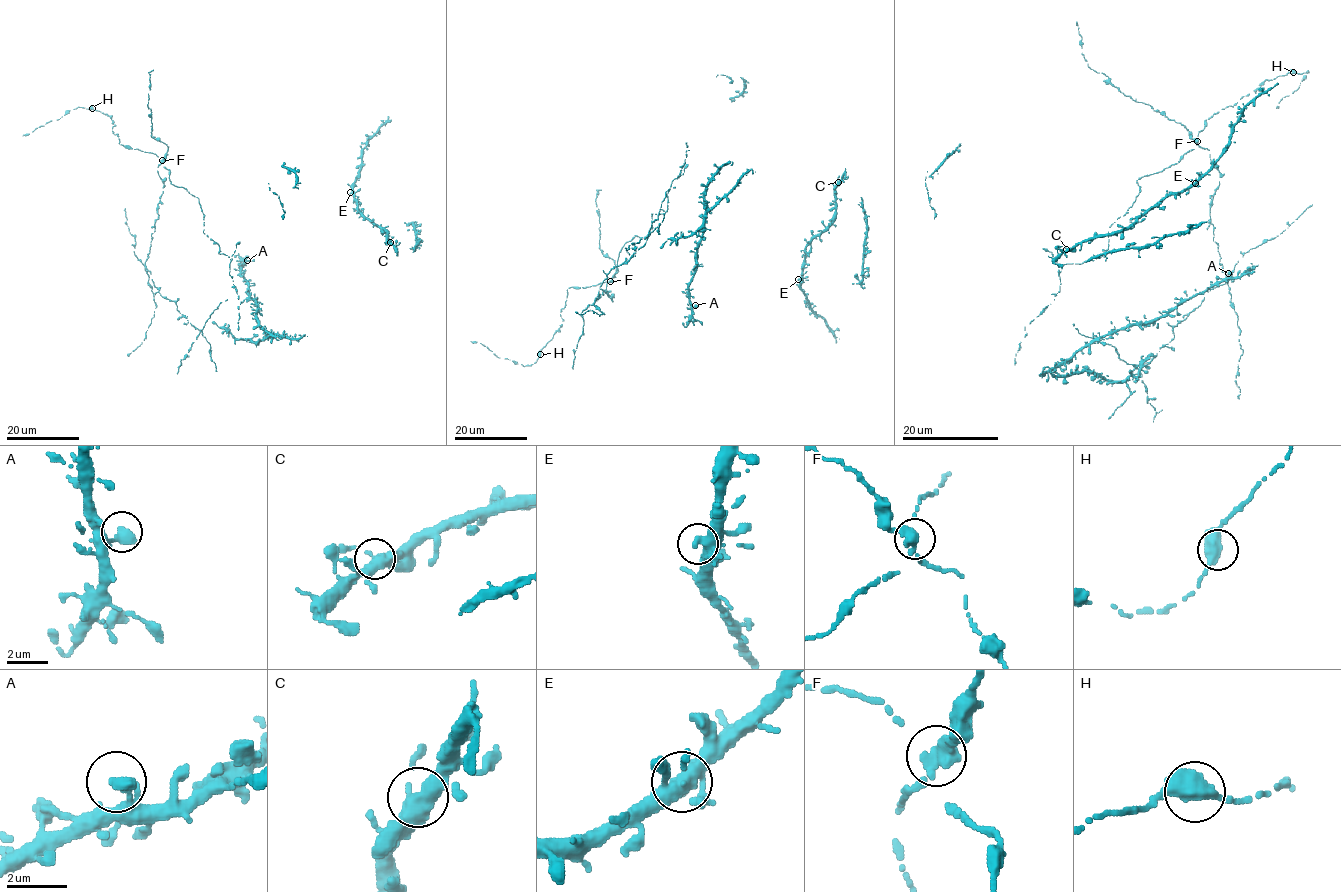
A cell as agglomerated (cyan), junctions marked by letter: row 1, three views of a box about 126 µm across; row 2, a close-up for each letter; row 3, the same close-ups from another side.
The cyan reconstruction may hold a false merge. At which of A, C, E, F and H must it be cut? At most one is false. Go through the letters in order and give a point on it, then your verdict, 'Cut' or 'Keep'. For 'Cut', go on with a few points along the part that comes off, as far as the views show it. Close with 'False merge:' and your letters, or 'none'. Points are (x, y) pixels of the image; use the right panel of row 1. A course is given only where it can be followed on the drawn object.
A: Place: (1228, 273). Keep
C: Place: (1066, 249). Keep
E: Place: (1195, 183). Keep
F: Place: (1197, 141). Cut. Course of the part to remove: (1197, 141), (1220, 173), (1209, 215), (1226, 281), (1142, 364), (1128, 364), (1113, 346), (1081, 334), (1073, 323)
H: Place: (1293, 72). Keep
False merge: F

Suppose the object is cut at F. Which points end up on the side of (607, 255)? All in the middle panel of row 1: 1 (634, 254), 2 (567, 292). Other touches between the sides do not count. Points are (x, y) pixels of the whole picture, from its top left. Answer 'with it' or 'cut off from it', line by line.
1: with it
2: cut off from it

